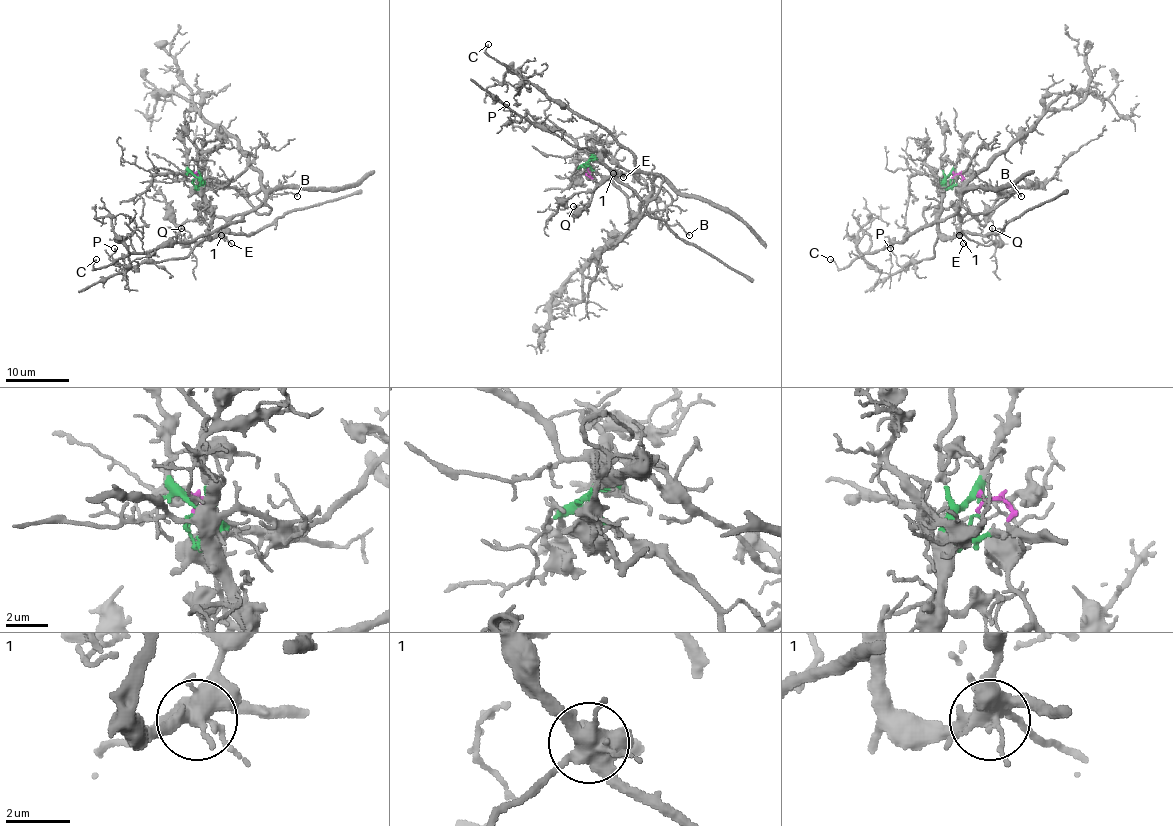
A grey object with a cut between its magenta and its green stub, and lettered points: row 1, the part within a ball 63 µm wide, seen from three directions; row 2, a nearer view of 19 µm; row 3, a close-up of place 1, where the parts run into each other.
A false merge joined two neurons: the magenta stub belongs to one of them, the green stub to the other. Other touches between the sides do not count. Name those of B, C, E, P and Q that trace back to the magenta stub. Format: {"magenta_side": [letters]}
{"magenta_side": ["C", "Q"]}

